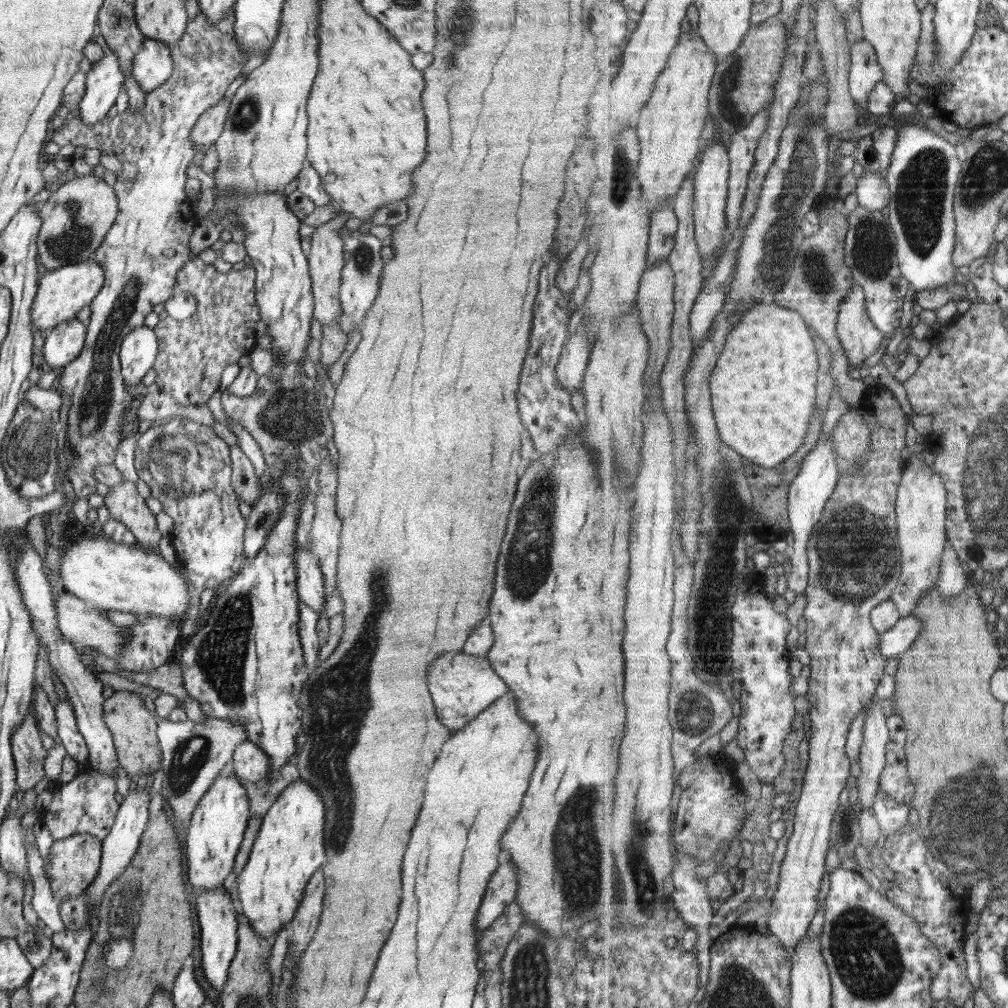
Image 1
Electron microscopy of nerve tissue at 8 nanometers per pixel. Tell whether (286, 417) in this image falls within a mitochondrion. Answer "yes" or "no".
yes

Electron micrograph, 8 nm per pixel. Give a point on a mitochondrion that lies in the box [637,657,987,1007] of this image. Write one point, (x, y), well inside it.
(867, 957)

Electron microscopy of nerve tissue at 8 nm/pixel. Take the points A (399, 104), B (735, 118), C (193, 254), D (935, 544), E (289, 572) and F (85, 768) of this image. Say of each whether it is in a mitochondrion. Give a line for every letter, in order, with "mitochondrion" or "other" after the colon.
A: other
B: other
C: other
D: other
E: other
F: other

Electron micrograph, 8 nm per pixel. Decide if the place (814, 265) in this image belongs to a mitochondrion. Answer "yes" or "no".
yes

